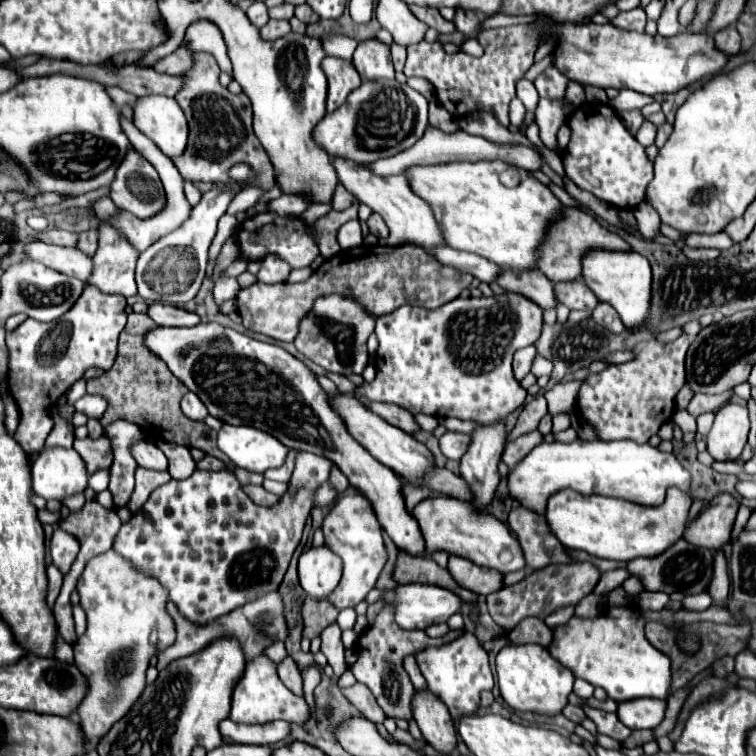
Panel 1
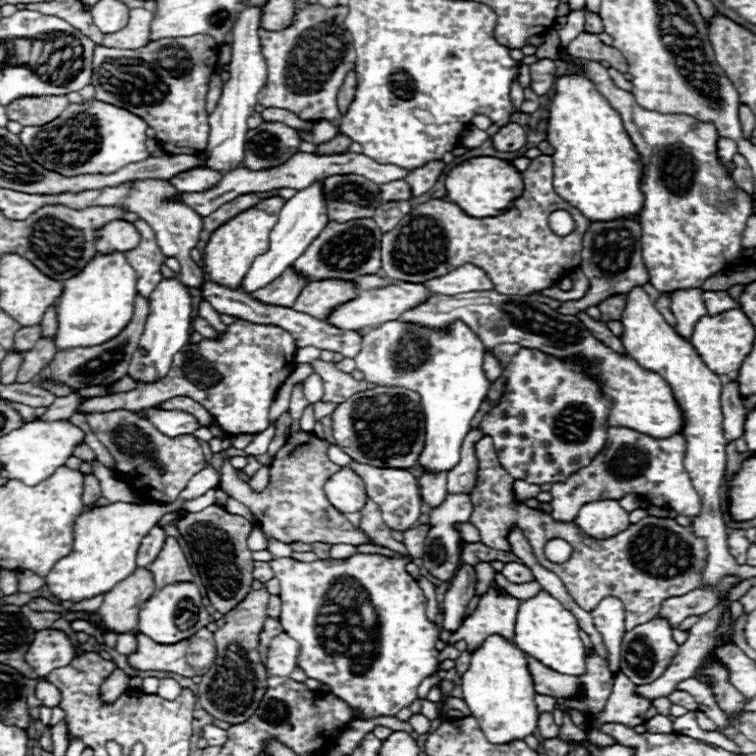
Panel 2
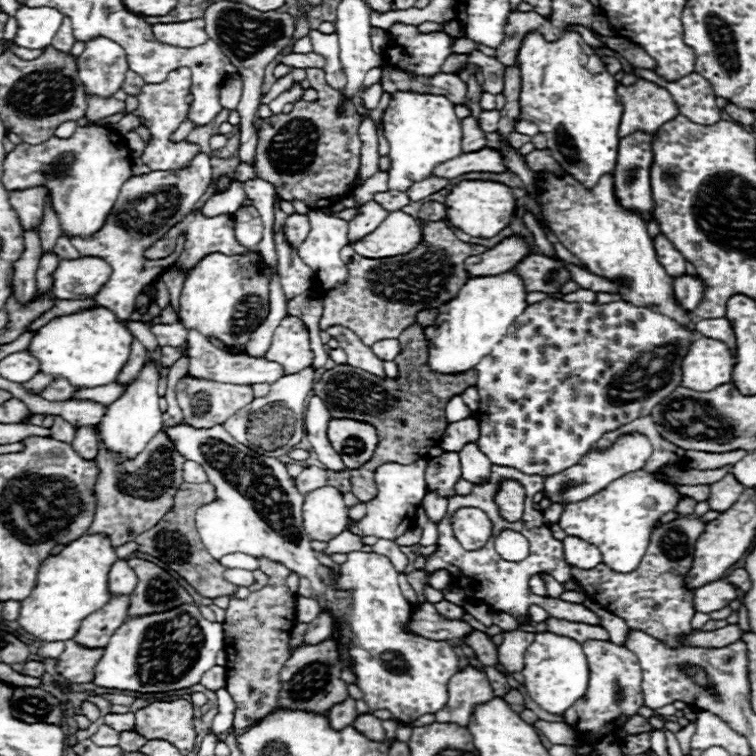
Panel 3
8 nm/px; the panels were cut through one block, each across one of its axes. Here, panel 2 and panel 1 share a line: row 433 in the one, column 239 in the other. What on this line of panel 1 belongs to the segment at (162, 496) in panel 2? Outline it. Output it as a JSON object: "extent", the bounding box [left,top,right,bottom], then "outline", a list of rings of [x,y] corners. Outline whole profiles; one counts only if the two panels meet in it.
{"extent":[172,52,274,188],"outline":[[[196,52],[192,56],[192,68],[186,70],[184,76],[184,86],[176,94],[176,102],[184,110],[188,124],[190,124],[190,140],[188,148],[184,150],[182,156],[172,158],[178,172],[190,180],[190,182],[224,182],[228,176],[228,168],[234,162],[248,162],[254,170],[258,170],[258,180],[256,184],[272,188],[274,184],[274,168],[272,162],[256,138],[252,130],[252,108],[248,96],[242,94],[232,94],[228,88],[224,88],[218,82],[220,68],[214,60],[212,54],[208,52]]]}

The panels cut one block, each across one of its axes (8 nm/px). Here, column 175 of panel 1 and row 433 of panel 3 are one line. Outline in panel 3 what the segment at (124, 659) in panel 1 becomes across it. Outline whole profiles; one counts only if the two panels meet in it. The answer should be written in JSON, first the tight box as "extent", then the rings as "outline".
{"extent":[546,432,652,506],"outline":[[[638,432],[624,434],[610,448],[606,448],[606,450],[592,448],[578,464],[570,466],[558,474],[548,476],[546,478],[546,498],[550,498],[556,504],[562,504],[562,506],[570,504],[570,502],[586,500],[586,498],[598,494],[600,490],[608,488],[614,480],[618,480],[630,472],[642,470],[646,460],[650,458],[650,454],[652,454],[652,444],[644,434],[638,434]]]}

